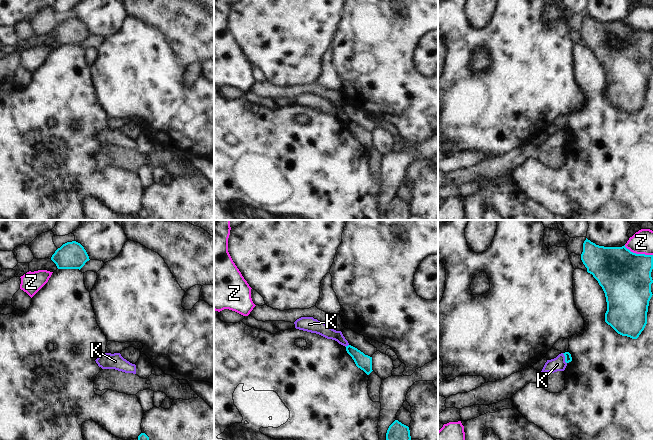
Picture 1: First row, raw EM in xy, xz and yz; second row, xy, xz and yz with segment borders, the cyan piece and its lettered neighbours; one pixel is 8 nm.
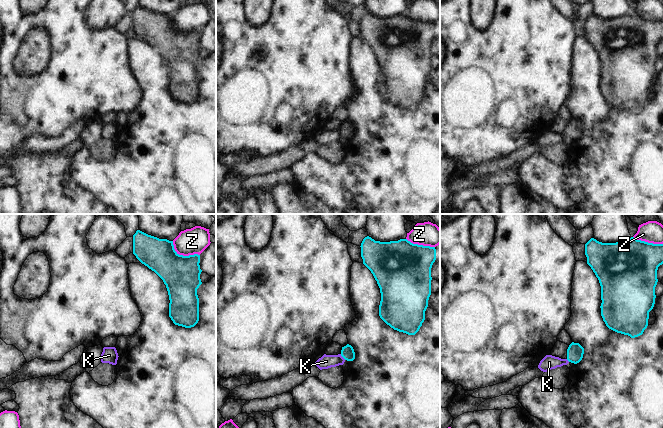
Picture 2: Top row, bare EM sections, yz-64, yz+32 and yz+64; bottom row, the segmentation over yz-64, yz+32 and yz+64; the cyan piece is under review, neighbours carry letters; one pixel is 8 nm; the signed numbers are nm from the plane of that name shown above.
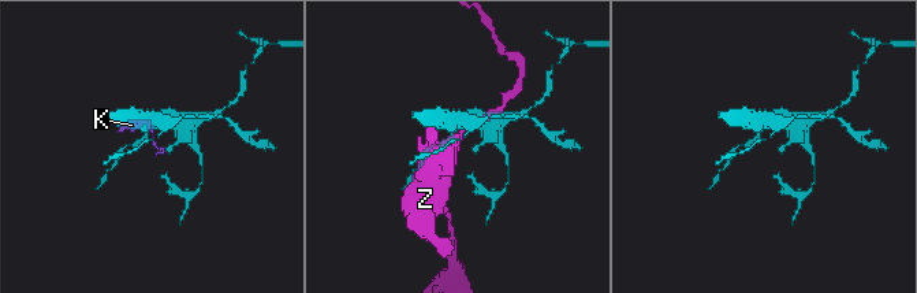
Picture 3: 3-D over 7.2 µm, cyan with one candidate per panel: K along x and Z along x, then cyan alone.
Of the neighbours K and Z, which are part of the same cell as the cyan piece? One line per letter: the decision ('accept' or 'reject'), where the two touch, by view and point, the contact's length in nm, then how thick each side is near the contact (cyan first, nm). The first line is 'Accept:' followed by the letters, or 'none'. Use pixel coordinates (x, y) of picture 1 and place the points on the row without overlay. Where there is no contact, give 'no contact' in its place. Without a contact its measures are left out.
Accept: none
K: reject; meets cyan in yz at (565, 134); contact 90 nm long; 60 nm thick on the cyan side, 110 nm on the other
Z: reject; meets cyan in yz at (638, 30); contact 240 nm long; 420 nm thick on the cyan side, 180 nm on the other

